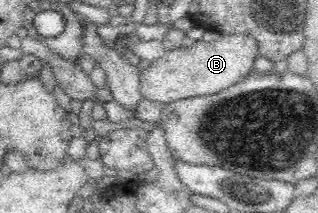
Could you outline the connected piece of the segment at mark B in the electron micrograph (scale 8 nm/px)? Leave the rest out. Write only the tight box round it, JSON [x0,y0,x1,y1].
[140,34,259,105]

